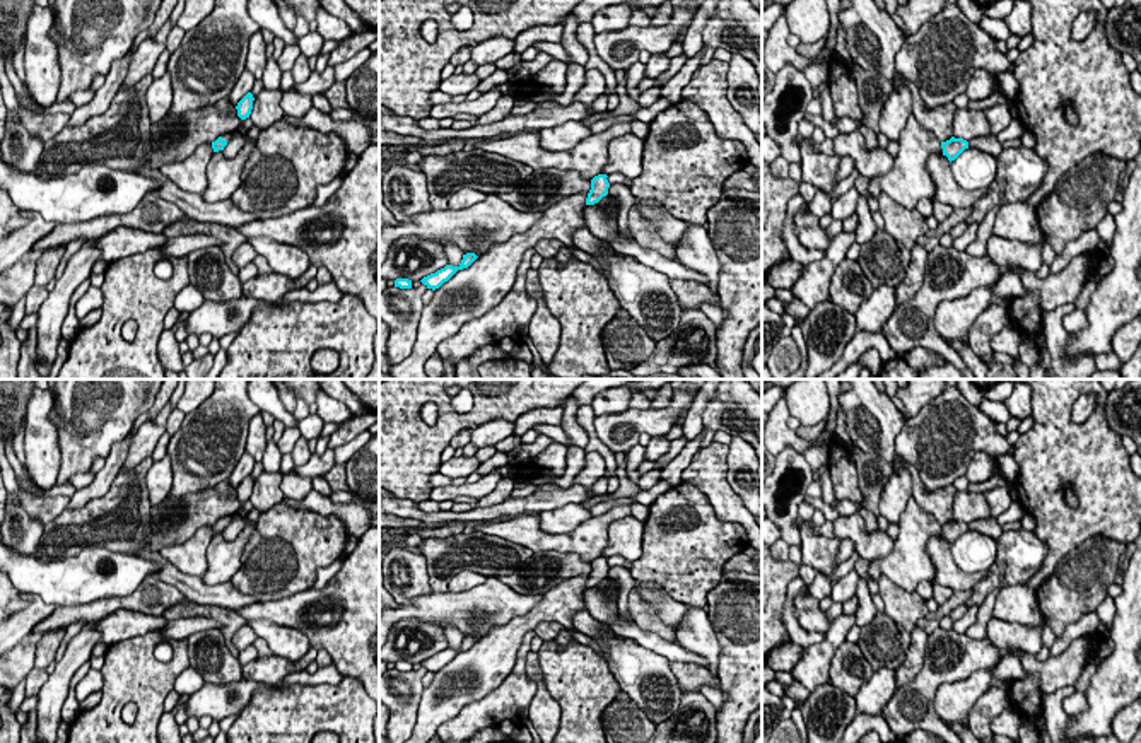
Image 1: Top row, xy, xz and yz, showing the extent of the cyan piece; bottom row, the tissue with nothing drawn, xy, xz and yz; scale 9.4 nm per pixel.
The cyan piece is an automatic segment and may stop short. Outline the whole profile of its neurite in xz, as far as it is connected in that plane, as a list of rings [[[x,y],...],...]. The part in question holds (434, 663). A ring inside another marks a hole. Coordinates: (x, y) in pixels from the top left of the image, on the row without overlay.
[[[475,635],[463,637],[463,642],[458,649],[446,647],[444,651],[437,652],[436,656],[430,656],[424,659],[420,664],[427,671],[439,671],[444,664],[448,664],[458,652],[468,651],[478,639]]]

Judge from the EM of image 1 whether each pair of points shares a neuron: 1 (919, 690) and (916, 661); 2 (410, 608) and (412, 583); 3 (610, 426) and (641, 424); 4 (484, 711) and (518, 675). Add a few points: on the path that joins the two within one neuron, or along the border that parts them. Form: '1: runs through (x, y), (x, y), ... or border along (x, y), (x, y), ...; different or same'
1: border along (928, 636), (923, 668), (895, 690); different
2: border along (431, 590), (400, 605); different
3: runs through (617, 424), (634, 424); same
4: runs through (494, 704), (513, 685); same

